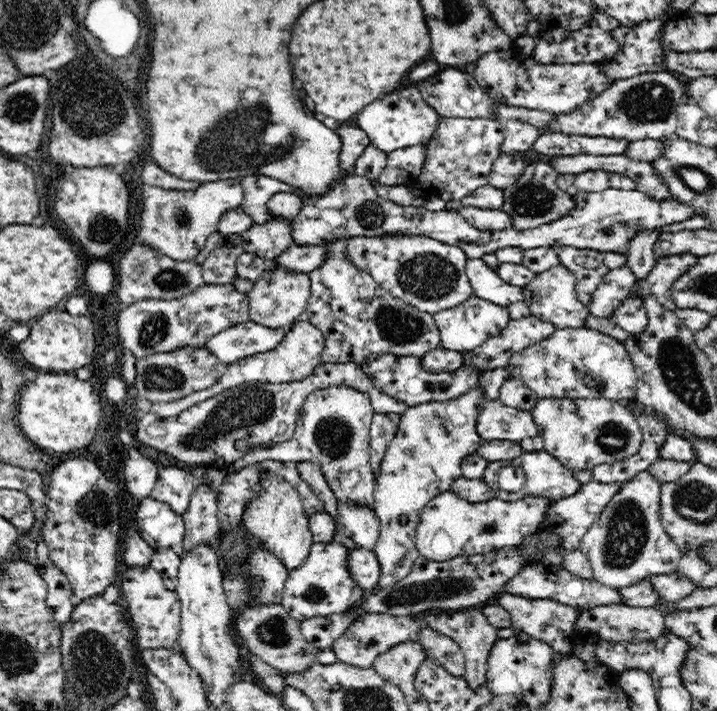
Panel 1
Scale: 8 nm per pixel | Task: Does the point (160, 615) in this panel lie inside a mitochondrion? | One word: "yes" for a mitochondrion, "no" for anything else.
no

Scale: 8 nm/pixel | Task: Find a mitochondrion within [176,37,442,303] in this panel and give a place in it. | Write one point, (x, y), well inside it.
(233, 150)

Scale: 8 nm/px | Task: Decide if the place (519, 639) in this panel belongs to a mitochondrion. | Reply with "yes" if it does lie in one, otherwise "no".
no

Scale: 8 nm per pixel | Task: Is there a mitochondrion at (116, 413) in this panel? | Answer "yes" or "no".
no

